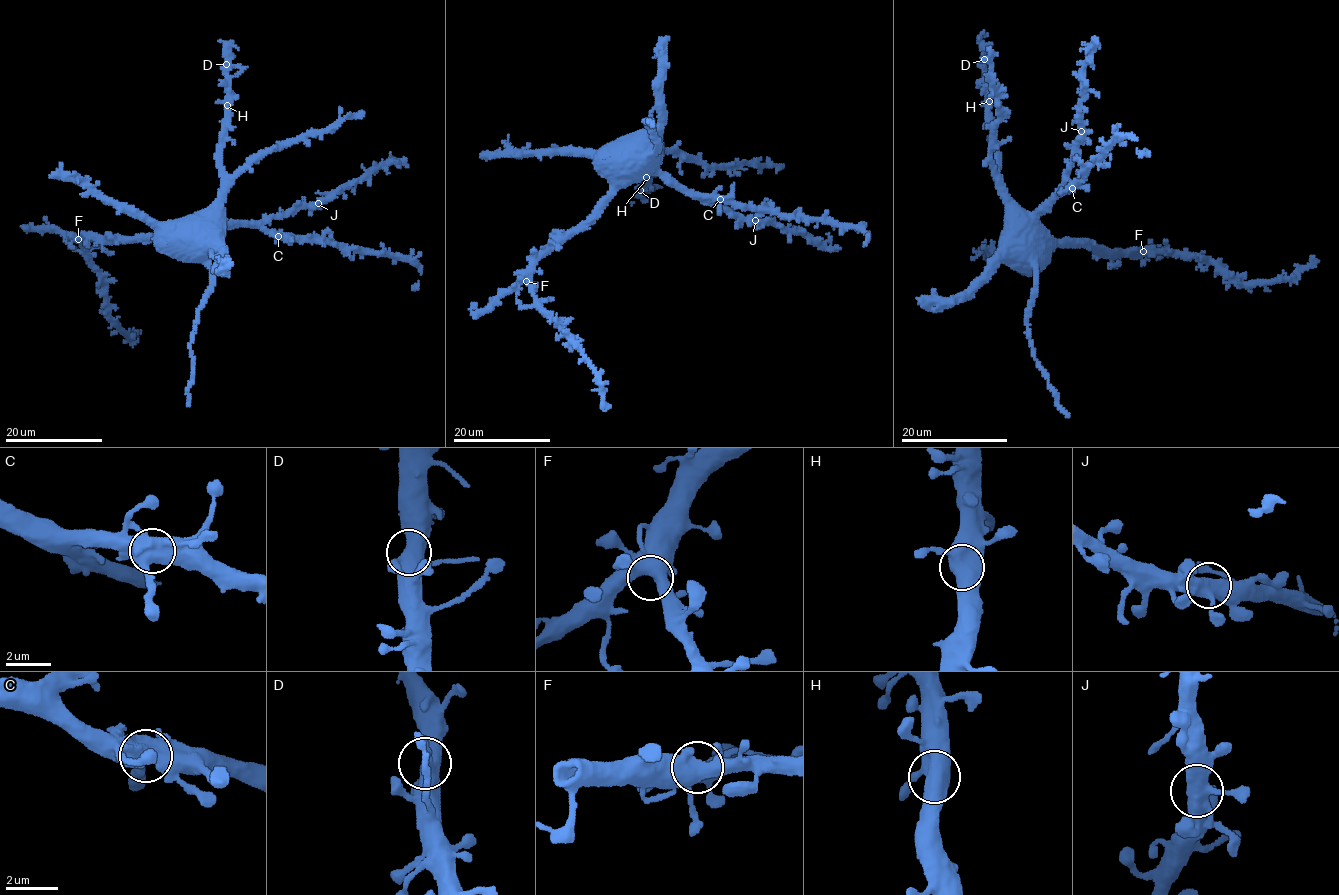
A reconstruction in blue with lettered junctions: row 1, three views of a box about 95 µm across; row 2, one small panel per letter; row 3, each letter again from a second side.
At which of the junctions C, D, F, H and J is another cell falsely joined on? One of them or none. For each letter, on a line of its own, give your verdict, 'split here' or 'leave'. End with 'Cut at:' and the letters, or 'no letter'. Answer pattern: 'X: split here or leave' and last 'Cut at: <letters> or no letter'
C: leave
D: leave
F: leave
H: leave
J: leave
Cut at: no letter

